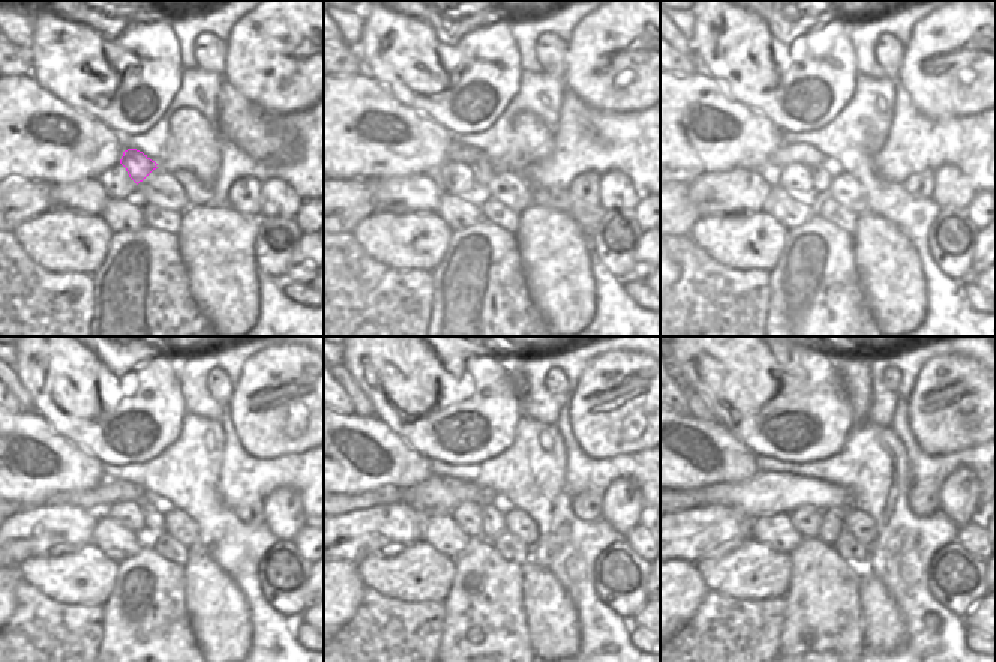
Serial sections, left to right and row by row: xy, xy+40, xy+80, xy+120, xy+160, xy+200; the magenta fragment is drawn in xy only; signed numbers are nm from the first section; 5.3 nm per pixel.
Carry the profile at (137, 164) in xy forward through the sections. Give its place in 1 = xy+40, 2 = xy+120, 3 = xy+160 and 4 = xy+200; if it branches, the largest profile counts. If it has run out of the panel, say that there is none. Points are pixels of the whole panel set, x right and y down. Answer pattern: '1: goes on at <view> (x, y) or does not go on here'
1: goes on at xy+40 (482, 170)
2: goes on at xy+120 (153, 511)
3: goes on at xy+160 (492, 514)
4: goes on at xy+200 (831, 527)

